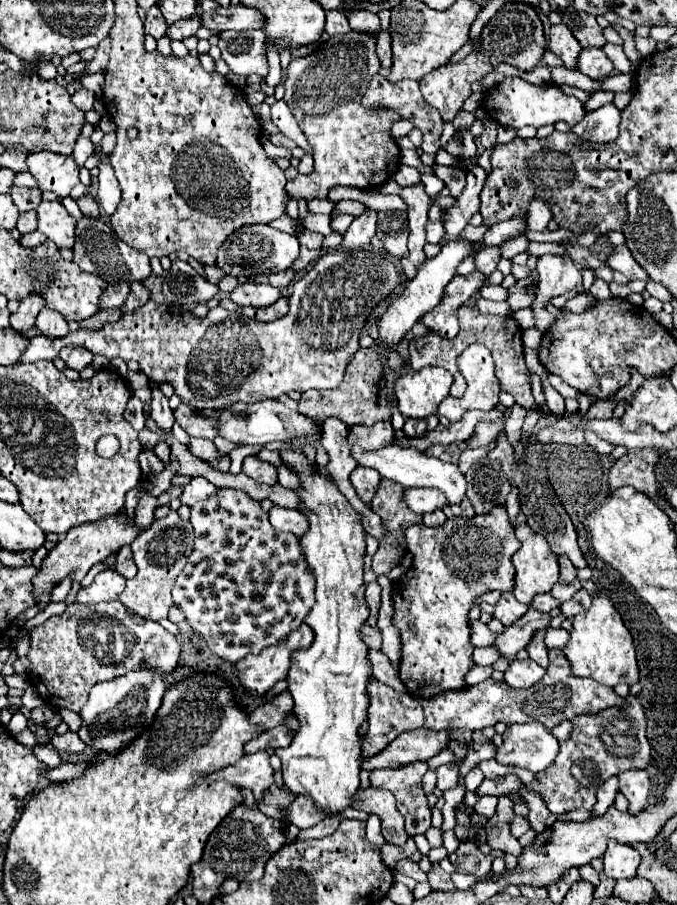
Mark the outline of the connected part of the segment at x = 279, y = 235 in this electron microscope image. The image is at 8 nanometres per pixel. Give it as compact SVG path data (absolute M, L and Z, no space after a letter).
M248 225L238 229L234 235L226 237L222 243L222 249L218 249L218 261L216 265L226 273L226 275L272 275L286 271L296 259L298 259L298 249L300 243L296 235L288 235L282 231L272 229L270 225Z

